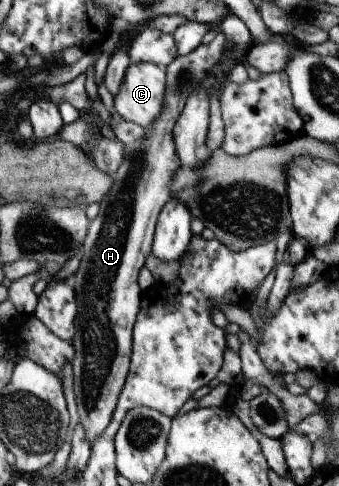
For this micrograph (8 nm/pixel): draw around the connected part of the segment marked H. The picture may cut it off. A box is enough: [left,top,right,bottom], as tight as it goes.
[70,31,225,449]

